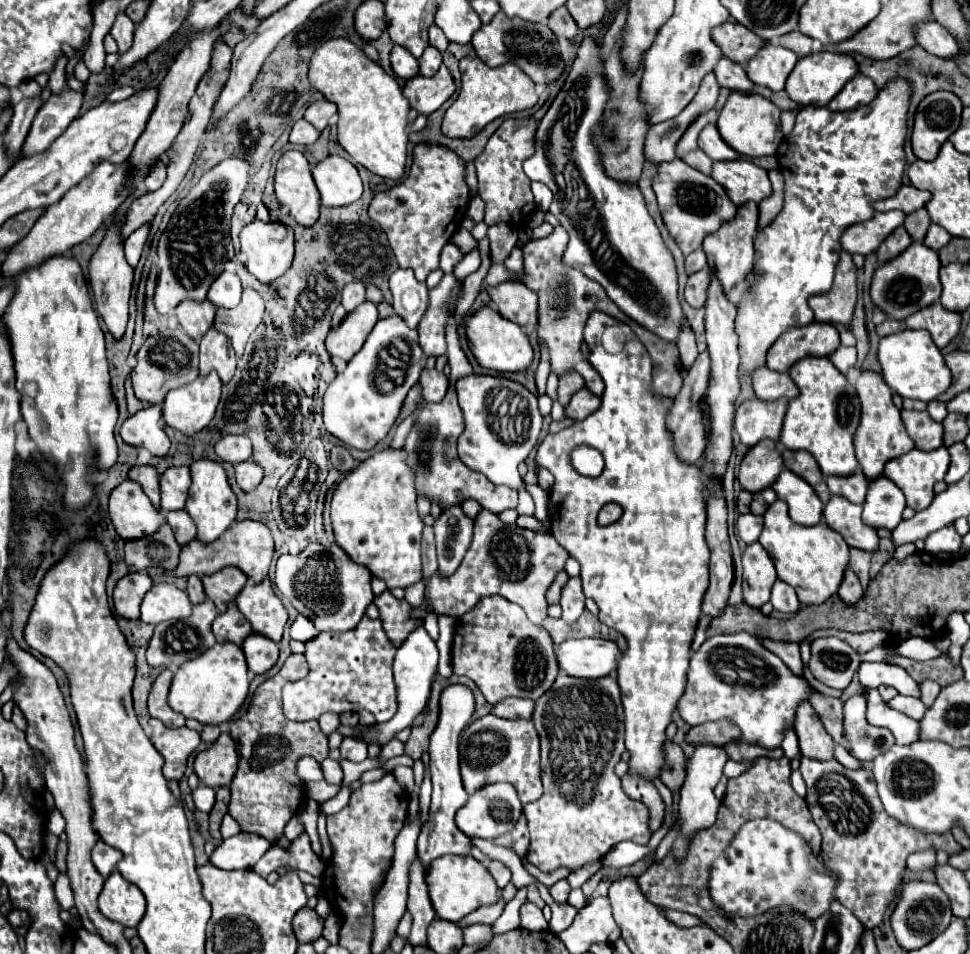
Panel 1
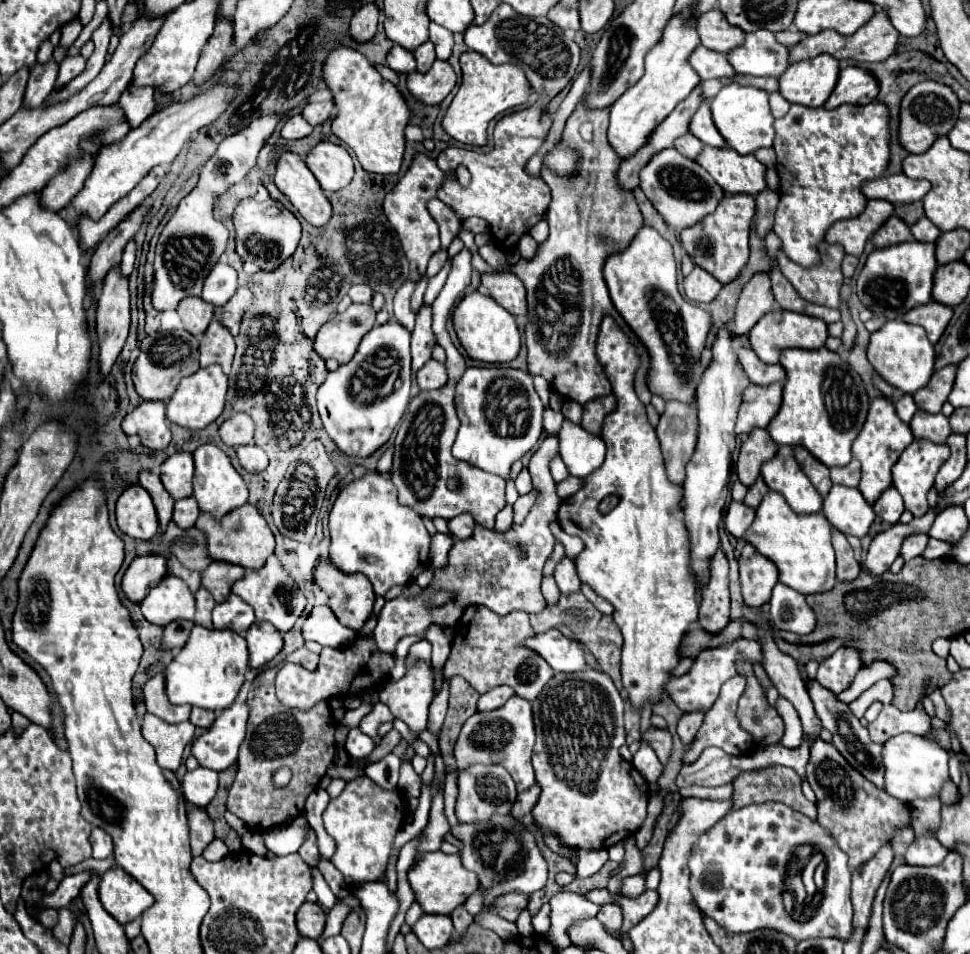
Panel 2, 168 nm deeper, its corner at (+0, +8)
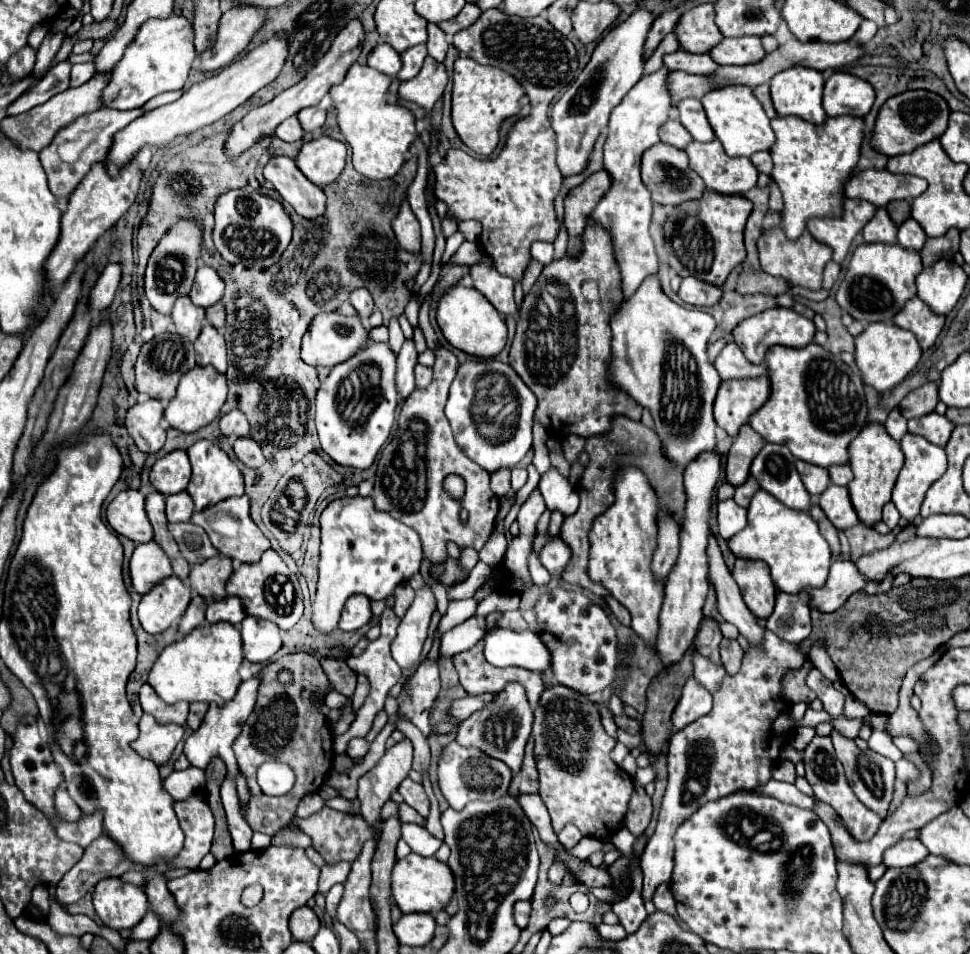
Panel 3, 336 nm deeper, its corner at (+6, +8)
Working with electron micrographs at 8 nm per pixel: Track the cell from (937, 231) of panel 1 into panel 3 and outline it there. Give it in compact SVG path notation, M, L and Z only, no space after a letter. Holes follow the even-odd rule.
M907 219L903 225L899 225L897 239L899 239L899 245L901 247L919 251L925 245L927 235L925 235L925 231L921 229L921 225L915 219Z

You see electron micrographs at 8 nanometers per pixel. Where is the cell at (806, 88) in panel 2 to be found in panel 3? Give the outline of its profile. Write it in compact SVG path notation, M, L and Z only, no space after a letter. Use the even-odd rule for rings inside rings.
M791 67L777 73L771 79L771 99L779 115L797 115L811 123L823 123L827 119L821 95L823 73L809 67Z

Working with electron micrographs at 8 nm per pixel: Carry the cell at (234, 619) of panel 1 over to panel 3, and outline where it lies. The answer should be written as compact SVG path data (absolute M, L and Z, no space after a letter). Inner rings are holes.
M225 597L225 599L215 601L207 607L207 621L209 623L227 621L227 623L239 625L243 619L245 619L245 609L243 609L239 597Z

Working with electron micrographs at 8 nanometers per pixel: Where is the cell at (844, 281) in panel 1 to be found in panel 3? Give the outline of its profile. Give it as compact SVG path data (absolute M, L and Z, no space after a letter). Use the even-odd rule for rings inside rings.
M779 227L765 231L761 235L761 239L757 241L757 249L759 249L761 267L765 273L777 275L777 277L789 281L789 285L793 285L793 287L805 287L805 289L813 289L813 291L821 289L823 269L831 261L831 255L833 255L833 251L827 245L821 245L819 241L815 241L807 231L797 241L789 241Z

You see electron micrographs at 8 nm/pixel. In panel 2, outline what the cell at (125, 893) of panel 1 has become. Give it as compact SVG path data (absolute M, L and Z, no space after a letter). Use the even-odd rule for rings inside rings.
M113 867L101 875L99 899L105 911L121 925L137 919L153 905L153 895L121 867Z

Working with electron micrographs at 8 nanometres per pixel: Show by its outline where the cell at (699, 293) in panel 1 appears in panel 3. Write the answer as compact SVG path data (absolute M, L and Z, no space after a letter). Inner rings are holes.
M685 277L681 281L681 287L679 287L679 297L689 303L689 305L695 305L695 307L709 307L709 305L715 305L721 297L721 287L715 287L715 285L709 285L709 283L703 283L699 279L693 279L693 277Z

